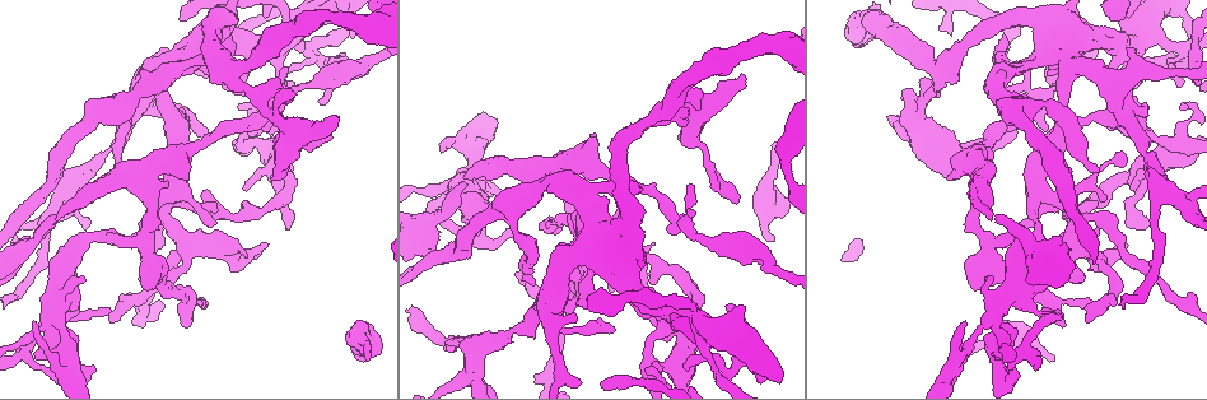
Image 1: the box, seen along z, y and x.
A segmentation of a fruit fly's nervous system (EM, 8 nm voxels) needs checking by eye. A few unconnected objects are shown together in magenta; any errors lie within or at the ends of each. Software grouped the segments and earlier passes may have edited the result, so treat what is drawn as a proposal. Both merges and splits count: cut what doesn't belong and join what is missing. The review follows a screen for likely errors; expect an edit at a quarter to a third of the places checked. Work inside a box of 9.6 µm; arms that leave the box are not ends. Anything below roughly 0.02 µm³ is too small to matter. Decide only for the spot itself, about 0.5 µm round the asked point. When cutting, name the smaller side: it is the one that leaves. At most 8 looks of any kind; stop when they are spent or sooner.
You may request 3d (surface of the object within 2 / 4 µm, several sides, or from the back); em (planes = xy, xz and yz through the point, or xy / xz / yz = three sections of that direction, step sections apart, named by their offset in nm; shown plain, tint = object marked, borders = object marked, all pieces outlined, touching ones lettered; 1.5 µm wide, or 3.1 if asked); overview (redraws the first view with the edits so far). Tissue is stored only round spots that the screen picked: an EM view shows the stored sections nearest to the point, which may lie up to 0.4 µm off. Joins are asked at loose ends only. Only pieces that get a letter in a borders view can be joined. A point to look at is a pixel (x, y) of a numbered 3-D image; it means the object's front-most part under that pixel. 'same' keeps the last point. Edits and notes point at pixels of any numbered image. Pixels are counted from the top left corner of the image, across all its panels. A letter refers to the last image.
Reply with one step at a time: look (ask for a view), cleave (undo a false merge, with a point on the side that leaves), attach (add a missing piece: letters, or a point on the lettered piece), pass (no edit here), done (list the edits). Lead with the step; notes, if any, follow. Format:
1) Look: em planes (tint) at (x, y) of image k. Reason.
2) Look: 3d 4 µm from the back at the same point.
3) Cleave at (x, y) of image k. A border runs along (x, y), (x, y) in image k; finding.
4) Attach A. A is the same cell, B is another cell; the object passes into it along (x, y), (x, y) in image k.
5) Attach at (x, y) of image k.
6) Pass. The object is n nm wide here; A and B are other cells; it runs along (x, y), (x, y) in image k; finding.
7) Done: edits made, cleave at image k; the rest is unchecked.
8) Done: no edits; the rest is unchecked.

Look: em planes (tint) at (774, 241) of image 1. An open end.

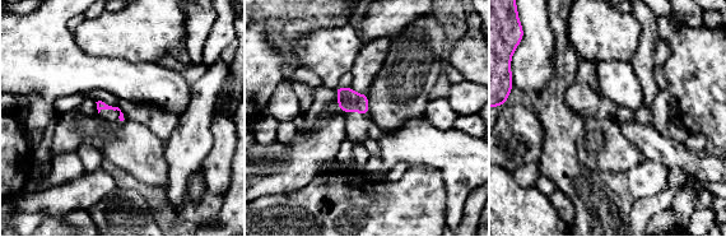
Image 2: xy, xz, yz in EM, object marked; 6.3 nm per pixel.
Look: em planes (borders) at the same point. See the neighbours.

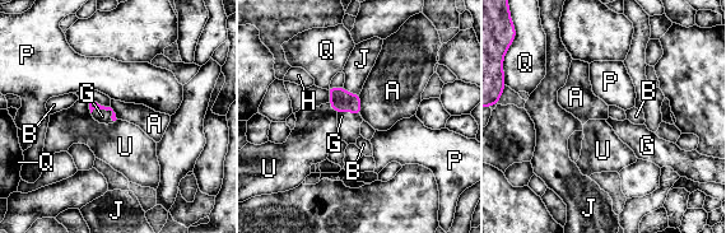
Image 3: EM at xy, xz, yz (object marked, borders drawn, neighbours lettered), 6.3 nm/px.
Attach G. G is the same cell, A, B, H, J, P, Q and U are other cells; the object passes into it along (93, 105), (106, 110), (102, 116) in image 3; the cell continues.

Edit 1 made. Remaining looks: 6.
Look: overview.

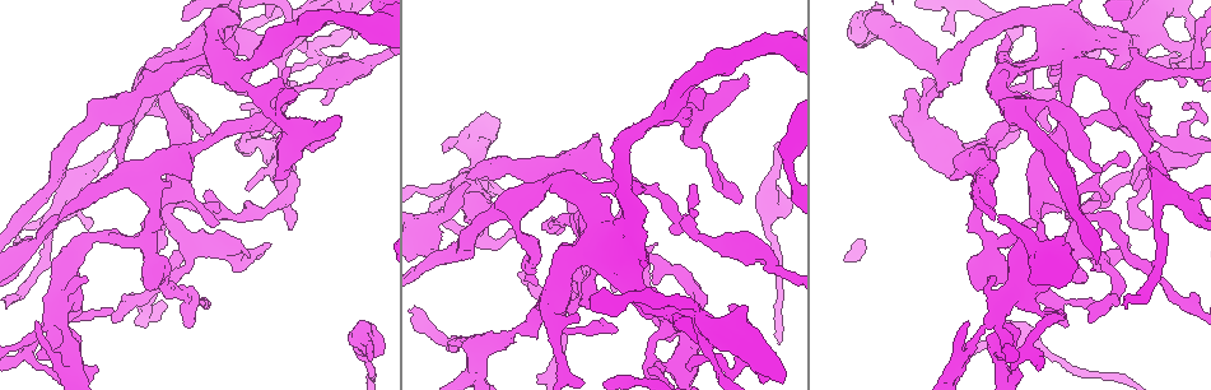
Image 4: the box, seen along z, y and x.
Look: em xz step 8 (tint) at (777, 144) of image 4. Branch stops here.

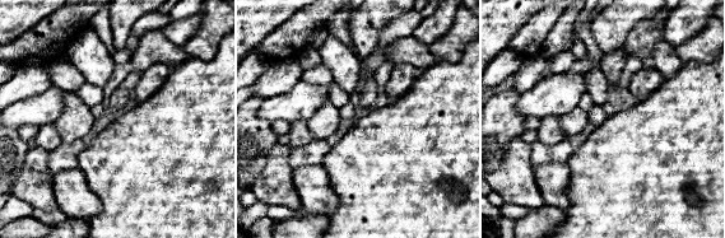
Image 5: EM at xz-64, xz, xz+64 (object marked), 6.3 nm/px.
Look: em planes (borders) at the same point.

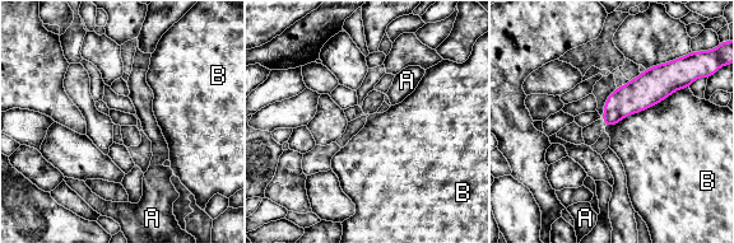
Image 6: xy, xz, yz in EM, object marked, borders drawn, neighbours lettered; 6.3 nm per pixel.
Pass. The object is 200 nm wide here; the longest contact is with B, 600 nm; A and B are other cells; no lettered piece goes on from it.

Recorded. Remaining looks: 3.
Look: 3d 2 µm at (692, 187) of image 4. Free end.

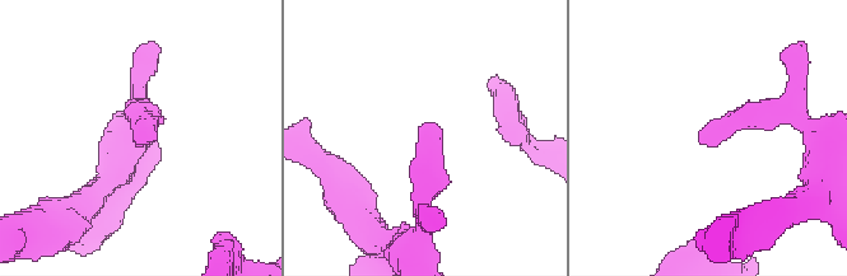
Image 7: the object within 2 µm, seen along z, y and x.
Look: em planes (tint) at (422, 124) of image 7.

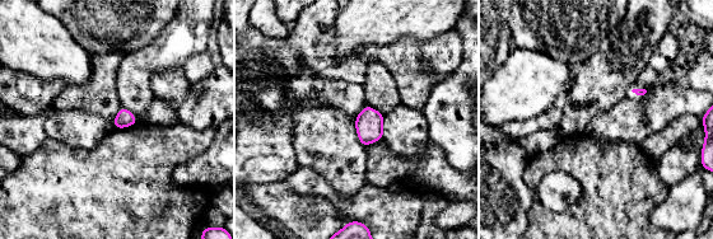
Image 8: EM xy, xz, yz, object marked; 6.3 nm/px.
Look: em planes (borders) at the same point. See the neighbours.

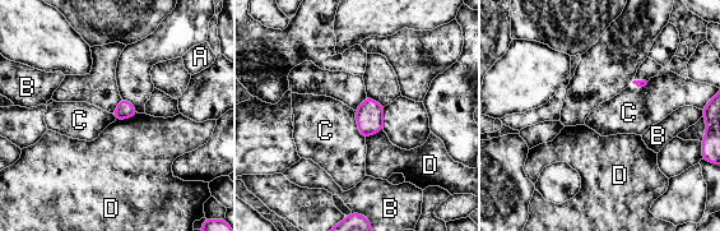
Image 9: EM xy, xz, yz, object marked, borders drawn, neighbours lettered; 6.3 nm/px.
Pass. A, B, C and D are other cells; a border runs along (354, 111), (357, 129), (365, 138) in image 9; no lettered piece goes on from it.

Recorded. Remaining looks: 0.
Done: edits made, attach at image 3; the rest is unchecked.

